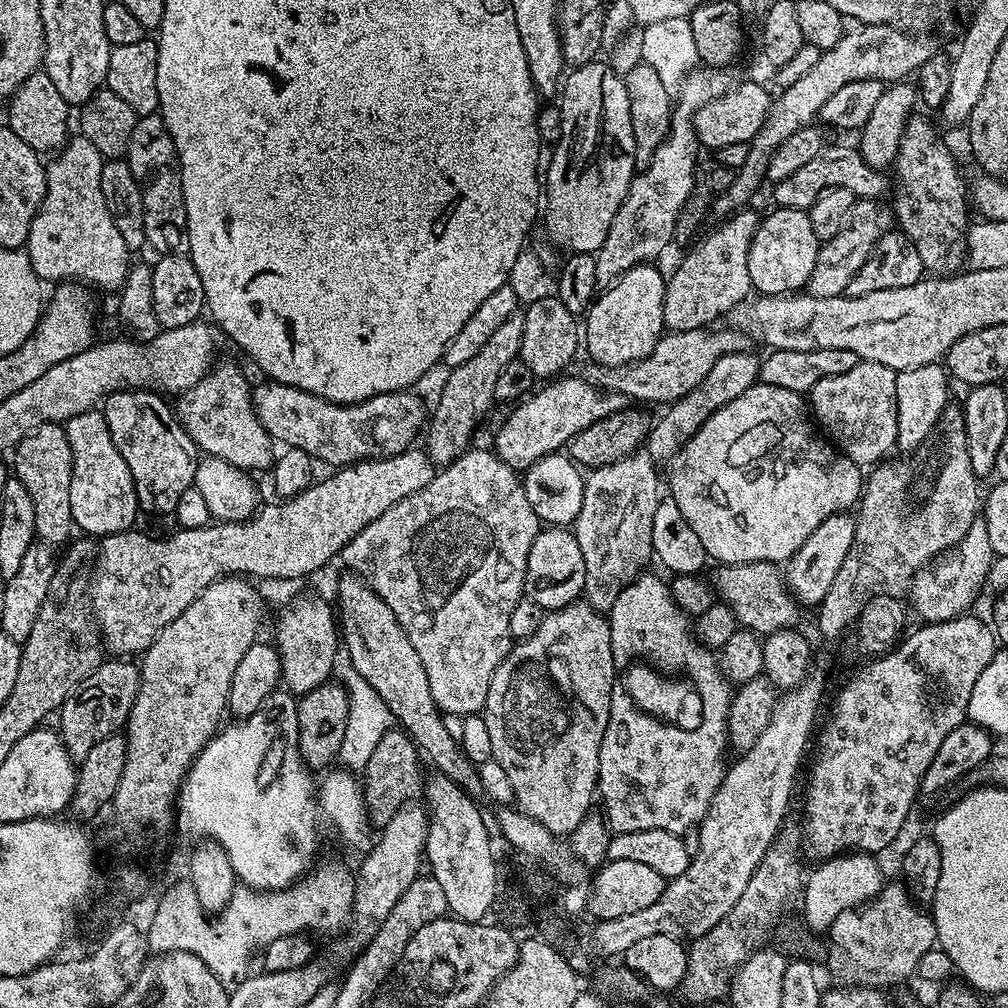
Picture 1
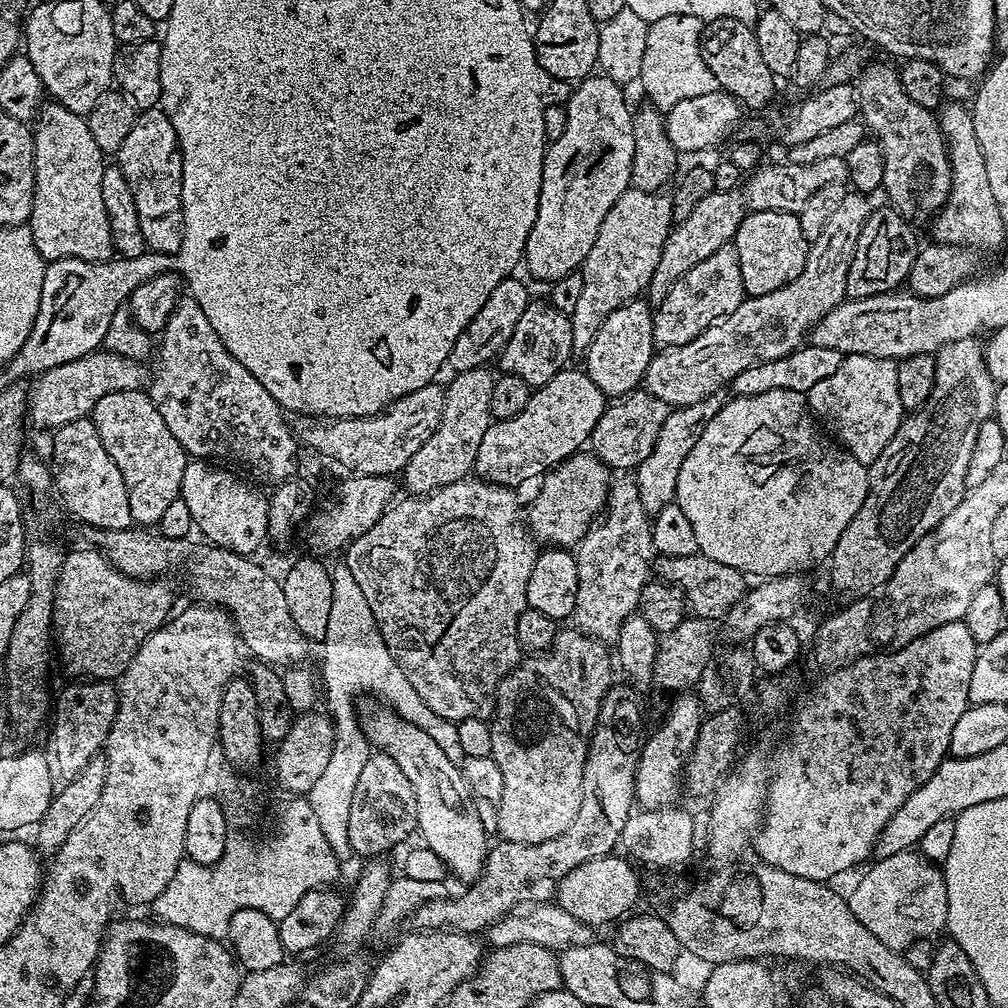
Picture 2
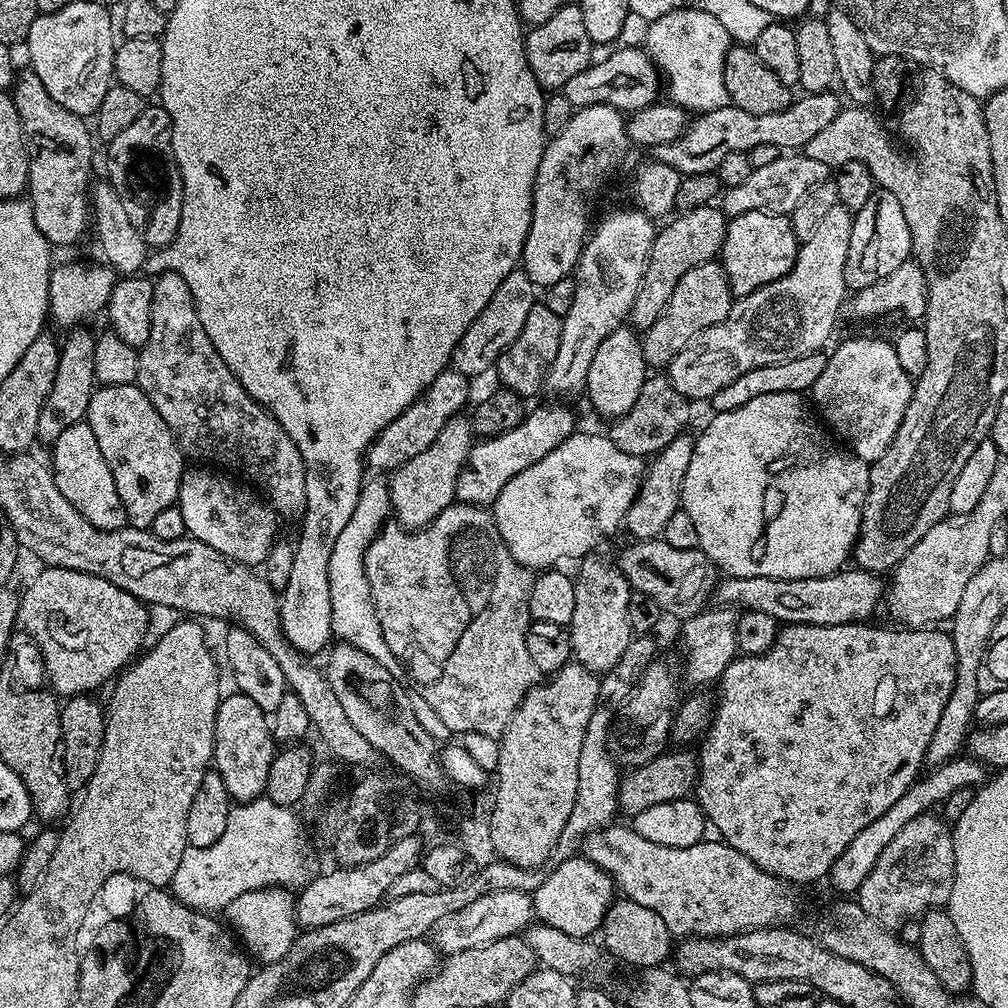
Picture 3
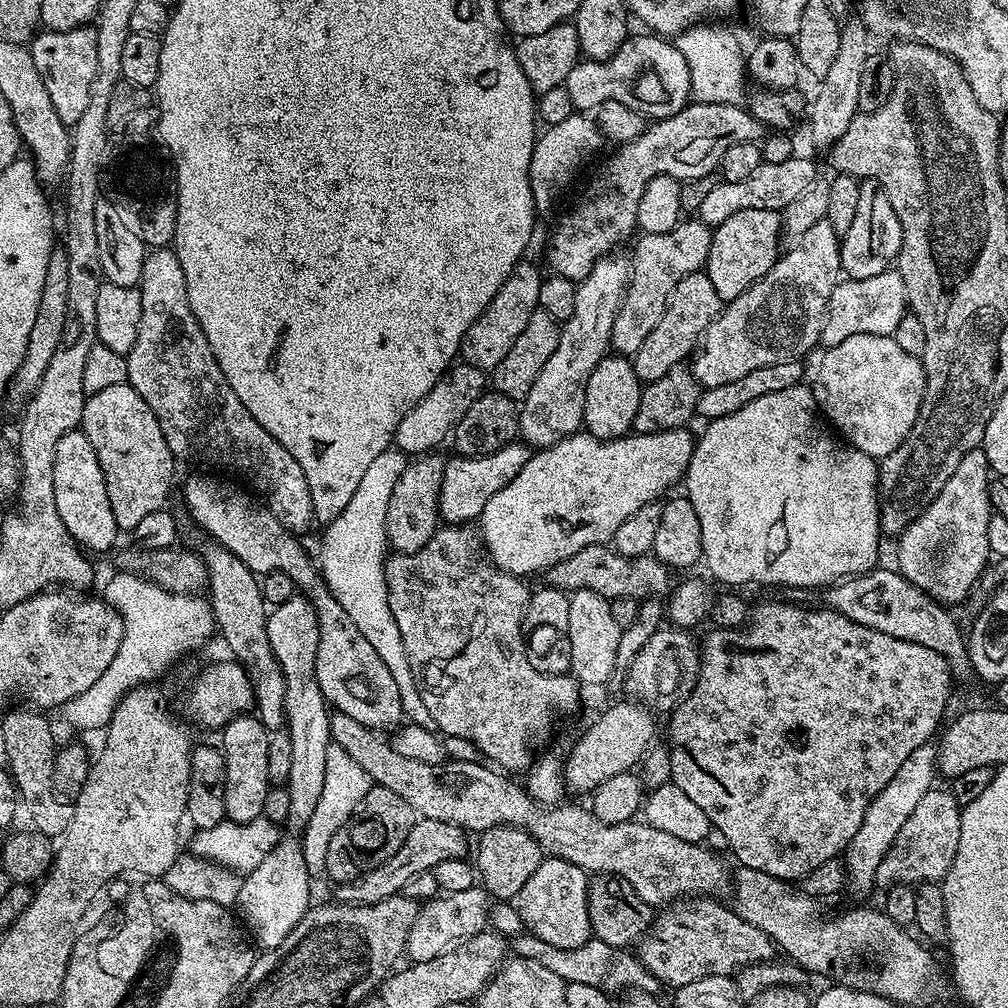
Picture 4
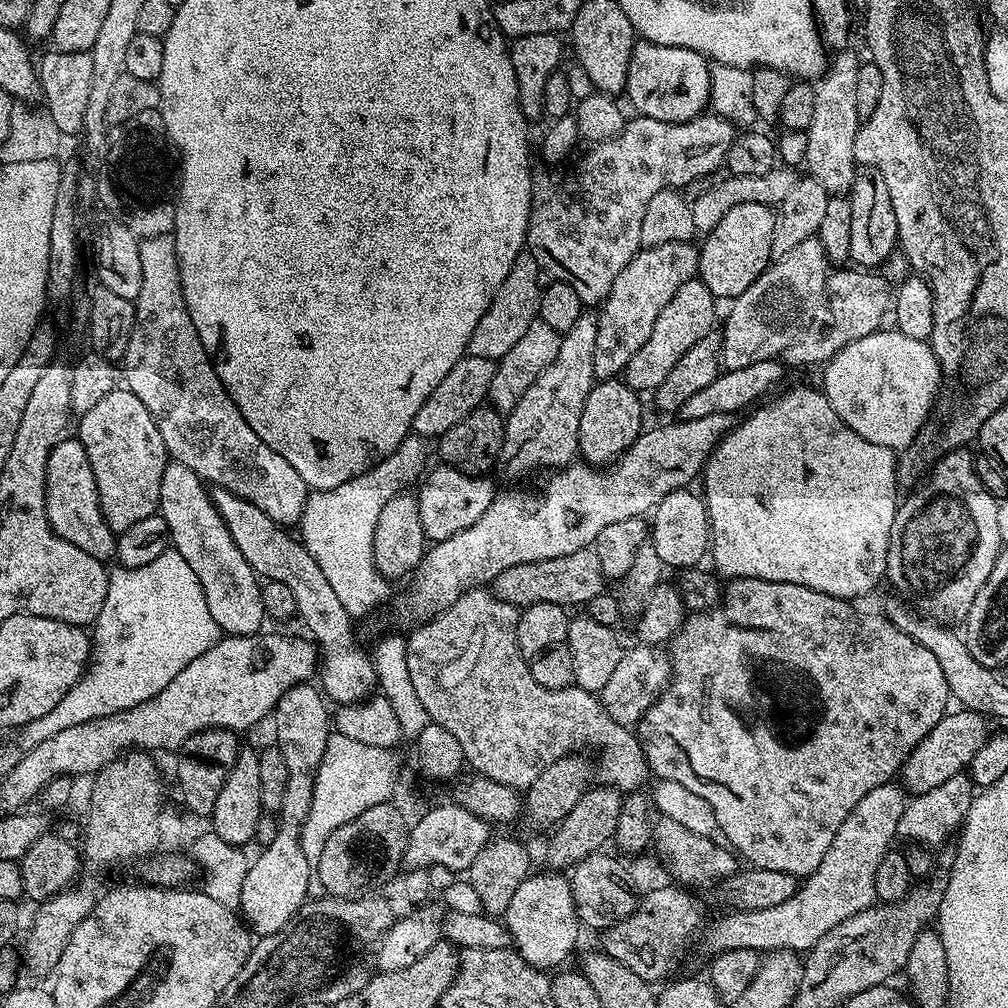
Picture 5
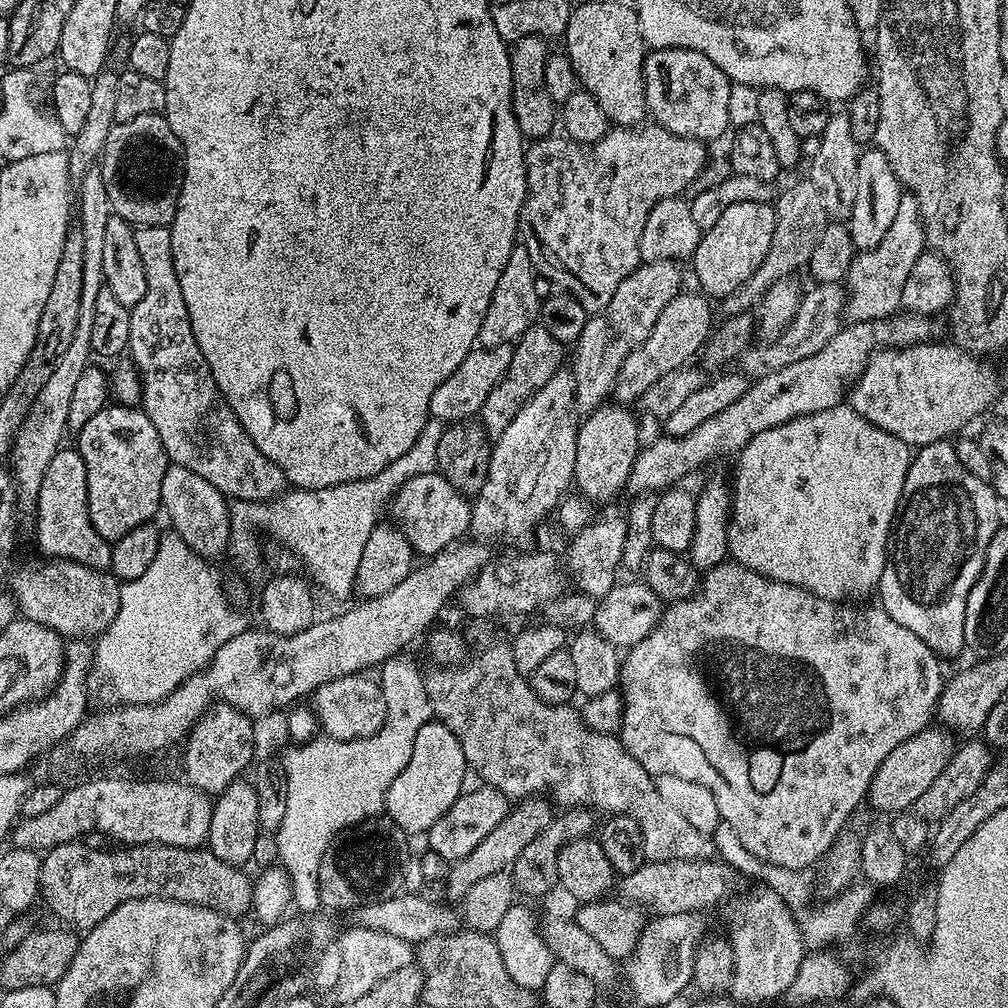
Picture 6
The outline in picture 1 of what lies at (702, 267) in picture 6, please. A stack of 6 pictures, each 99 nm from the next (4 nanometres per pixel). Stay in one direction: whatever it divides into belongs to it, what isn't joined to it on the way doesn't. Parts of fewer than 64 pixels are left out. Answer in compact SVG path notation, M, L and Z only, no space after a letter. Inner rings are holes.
M773 207L773 212L761 219L750 242L750 282L761 296L796 294L807 289L814 262L818 262L821 240L810 226L810 218L803 208Z

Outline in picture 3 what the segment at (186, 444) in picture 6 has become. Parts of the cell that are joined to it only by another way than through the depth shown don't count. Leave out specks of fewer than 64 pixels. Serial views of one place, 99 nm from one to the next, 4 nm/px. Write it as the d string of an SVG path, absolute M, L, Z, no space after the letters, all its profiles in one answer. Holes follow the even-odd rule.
M164 272L152 280L152 289L154 298L150 306L150 338L146 338L146 342L138 349L136 387L143 390L146 398L150 398L154 410L162 414L162 422L170 426L176 444L185 457L192 459L193 456L196 459L193 461L207 462L219 466L225 473L235 474L241 481L251 485L267 501L273 512L299 521L308 509L308 503L306 470L302 454L298 454L298 446L294 446L290 434L282 430L279 422L257 400L250 398L250 394L246 394L238 378L234 378L230 366L222 362L222 354L214 350L210 334L202 330L202 321L198 319L190 286L186 286L182 274Z

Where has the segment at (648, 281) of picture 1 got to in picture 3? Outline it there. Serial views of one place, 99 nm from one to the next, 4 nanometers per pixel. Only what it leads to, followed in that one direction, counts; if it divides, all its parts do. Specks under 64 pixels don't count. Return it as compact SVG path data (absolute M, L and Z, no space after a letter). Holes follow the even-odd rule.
M622 326L609 334L602 346L598 346L598 354L594 354L594 362L590 362L590 374L586 378L586 397L598 415L619 418L634 406L638 390L642 390L650 375L640 342L641 337L631 327Z

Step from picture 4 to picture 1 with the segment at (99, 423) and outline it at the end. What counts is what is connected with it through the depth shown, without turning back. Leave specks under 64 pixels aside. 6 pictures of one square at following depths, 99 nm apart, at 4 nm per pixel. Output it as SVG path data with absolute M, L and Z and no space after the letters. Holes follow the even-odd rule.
M125 390L112 392L102 401L106 426L110 426L110 438L118 446L118 454L126 458L130 474L134 478L134 490L141 509L148 512L175 513L178 498L193 487L198 461L196 443L184 433L184 427L176 419L175 411L163 400L163 395L152 390Z

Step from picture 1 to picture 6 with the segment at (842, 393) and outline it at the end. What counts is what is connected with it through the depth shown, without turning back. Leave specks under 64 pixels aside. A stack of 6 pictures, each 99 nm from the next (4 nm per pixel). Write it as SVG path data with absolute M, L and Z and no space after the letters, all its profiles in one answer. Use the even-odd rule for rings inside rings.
M951 342L914 344L910 348L886 348L872 353L864 372L850 388L850 406L871 424L894 434L903 444L923 446L963 433L975 416L995 405L998 395L996 372L981 357L963 352Z

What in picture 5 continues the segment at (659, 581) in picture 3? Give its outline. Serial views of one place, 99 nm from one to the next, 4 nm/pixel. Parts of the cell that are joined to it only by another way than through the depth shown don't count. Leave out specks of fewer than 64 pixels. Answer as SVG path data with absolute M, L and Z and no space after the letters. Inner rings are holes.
M583 548L574 554L562 554L562 558L546 558L510 566L510 570L502 570L502 574L498 574L490 588L498 598L515 604L521 610L538 602L587 606L590 598L598 598L598 594L605 592L606 578L596 552L592 548Z

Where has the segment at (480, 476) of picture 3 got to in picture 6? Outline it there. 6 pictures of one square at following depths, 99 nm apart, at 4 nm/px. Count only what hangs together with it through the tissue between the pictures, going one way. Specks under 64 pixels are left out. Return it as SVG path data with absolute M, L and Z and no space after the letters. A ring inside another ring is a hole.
M434 471L410 478L396 491L390 501L391 519L403 528L413 553L420 558L437 556L445 548L453 547L463 532L472 527L472 506L469 497L462 495L446 478Z

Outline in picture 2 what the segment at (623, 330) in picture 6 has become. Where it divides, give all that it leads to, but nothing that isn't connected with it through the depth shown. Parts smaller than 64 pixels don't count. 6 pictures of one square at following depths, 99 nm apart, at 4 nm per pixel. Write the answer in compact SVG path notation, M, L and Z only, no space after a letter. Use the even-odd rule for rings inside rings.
M739 191L711 192L694 206L690 218L679 221L673 227L672 233L666 238L666 246L662 246L662 258L658 258L658 266L654 266L654 278L650 278L646 289L646 299L649 305L661 304L670 294L670 289L690 266L698 266L710 254L729 247L735 241L738 226L742 226L746 215L746 205L743 195Z

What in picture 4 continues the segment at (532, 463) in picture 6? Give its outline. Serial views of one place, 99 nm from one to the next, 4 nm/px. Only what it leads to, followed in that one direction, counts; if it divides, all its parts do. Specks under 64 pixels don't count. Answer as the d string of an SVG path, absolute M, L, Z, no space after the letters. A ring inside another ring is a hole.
M613 254L604 256L586 274L584 280L579 281L576 286L577 300L574 301L574 314L570 314L568 320L563 321L558 338L558 346L554 354L542 366L542 374L530 386L530 394L522 402L520 408L520 431L519 439L533 449L548 448L558 443L562 438L573 436L581 431L584 423L584 407L586 406L586 382L590 382L590 374L594 374L594 366L602 362L609 355L612 343L612 330L614 318L620 309L620 303L624 301L624 295L628 289L628 273L630 271L630 260L627 255Z

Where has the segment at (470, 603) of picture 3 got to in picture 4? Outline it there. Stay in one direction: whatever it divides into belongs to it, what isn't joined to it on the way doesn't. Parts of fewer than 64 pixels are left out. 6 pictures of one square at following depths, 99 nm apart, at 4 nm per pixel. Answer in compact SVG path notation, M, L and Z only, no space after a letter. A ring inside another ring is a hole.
M449 524L447 526L437 527L434 538L430 538L430 542L426 542L426 546L422 546L422 550L418 550L414 554L406 554L401 552L399 554L392 554L384 561L384 573L386 574L386 590L388 591L388 601L390 602L390 614L394 614L394 622L398 624L398 630L402 634L402 646L406 646L406 658L410 662L410 670L414 674L414 682L418 686L418 694L422 694L422 702L426 702L426 710L430 710L431 716L434 717L437 729L444 736L457 736L458 738L466 738L470 742L474 742L477 753L485 761L491 762L497 769L503 770L508 774L516 774L512 772L520 772L520 774L527 773L528 769L534 763L534 755L532 756L532 743L535 740L544 740L552 732L552 723L556 720L556 715L568 716L580 704L580 691L582 685L575 676L569 674L567 676L555 676L554 674L538 674L538 670L534 670L534 666L530 666L530 658L526 658L526 650L524 649L524 642L526 639L526 625L524 622L524 608L528 604L528 597L530 595L530 588L527 588L525 581L518 576L511 576L509 572L503 572L502 569L496 567L491 560L488 559L484 550L484 541L480 538L480 533L475 527L467 524Z

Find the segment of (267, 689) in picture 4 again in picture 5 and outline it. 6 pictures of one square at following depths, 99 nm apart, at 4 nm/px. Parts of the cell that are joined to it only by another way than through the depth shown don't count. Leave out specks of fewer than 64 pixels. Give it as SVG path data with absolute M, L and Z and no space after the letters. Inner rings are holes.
M170 460L162 474L159 498L158 514L166 518L171 547L178 554L182 554L182 558L190 562L190 570L198 574L198 582L202 582L202 594L206 594L206 606L210 606L210 615L213 616L214 622L218 622L221 633L230 636L257 635L261 631L260 623L265 623L266 620L260 593L261 581L250 562L242 558L242 550L234 546L234 538L230 538L230 530L226 530L226 522L222 522L222 514L218 514L212 501L212 493L207 490L201 477L190 467Z

